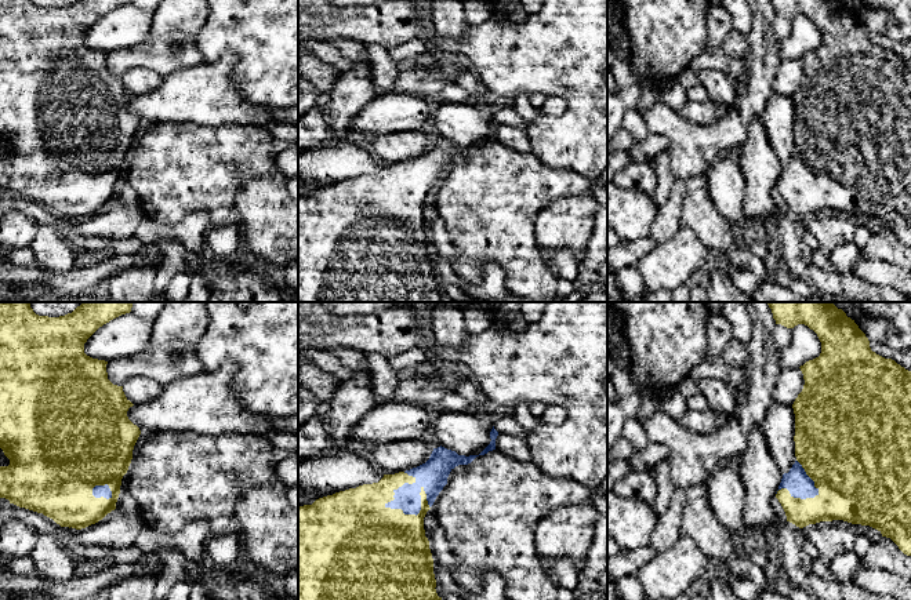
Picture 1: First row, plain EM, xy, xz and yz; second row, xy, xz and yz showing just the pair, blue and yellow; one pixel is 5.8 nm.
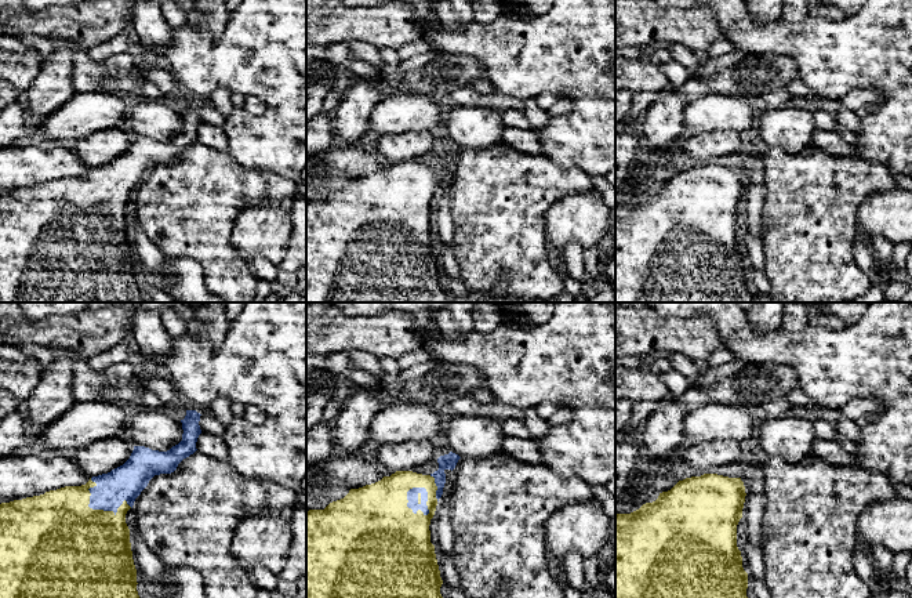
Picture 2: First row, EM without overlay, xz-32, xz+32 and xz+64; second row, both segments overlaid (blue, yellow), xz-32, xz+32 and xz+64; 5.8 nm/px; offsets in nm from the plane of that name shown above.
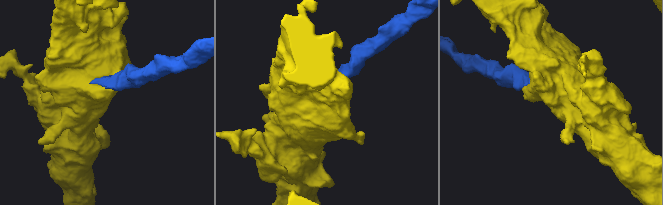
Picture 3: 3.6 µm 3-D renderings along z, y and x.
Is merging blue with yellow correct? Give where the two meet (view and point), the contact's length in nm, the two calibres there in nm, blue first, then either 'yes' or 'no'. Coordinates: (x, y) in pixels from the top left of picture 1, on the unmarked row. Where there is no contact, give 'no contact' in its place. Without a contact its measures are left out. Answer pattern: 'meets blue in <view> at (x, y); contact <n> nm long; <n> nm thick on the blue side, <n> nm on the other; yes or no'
meets blue in xz at (420, 200); contact 280 nm long; 170 nm thick on the blue side, 360 nm on the other; yes

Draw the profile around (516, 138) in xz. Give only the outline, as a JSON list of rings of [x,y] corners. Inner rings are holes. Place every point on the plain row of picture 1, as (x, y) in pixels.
[[[498,124],[496,130],[496,141],[502,146],[511,148],[519,153],[530,153],[531,143],[526,131],[526,127],[512,127],[507,124]]]

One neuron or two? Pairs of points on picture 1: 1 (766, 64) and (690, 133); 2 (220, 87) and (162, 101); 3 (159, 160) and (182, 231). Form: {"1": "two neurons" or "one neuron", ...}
{"1": "one neuron", "2": "one neuron", "3": "two neurons"}

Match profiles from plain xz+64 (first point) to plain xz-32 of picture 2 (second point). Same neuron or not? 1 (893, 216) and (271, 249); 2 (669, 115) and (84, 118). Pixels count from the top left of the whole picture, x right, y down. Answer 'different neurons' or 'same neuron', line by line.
1: same neuron
2: different neurons

